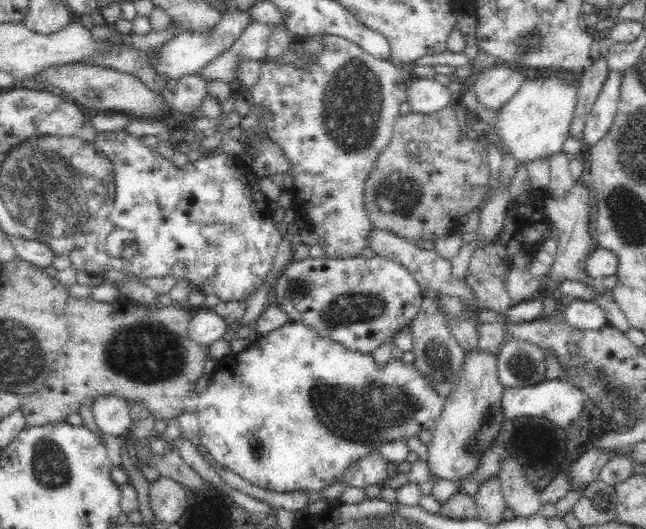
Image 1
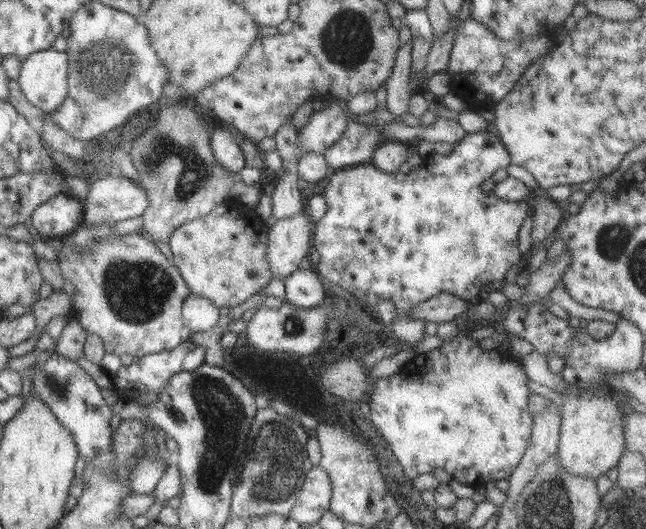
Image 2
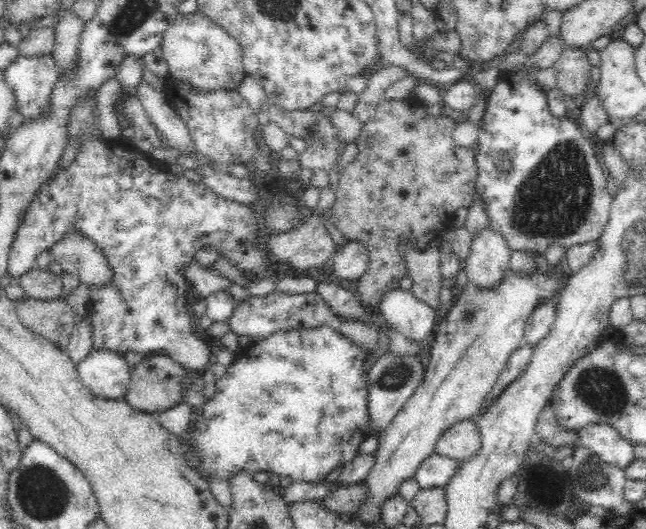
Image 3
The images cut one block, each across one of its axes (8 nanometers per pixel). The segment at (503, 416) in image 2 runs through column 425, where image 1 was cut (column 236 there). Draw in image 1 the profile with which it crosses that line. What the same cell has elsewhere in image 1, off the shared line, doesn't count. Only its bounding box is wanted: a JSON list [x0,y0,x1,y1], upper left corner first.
[189,321,444,492]

